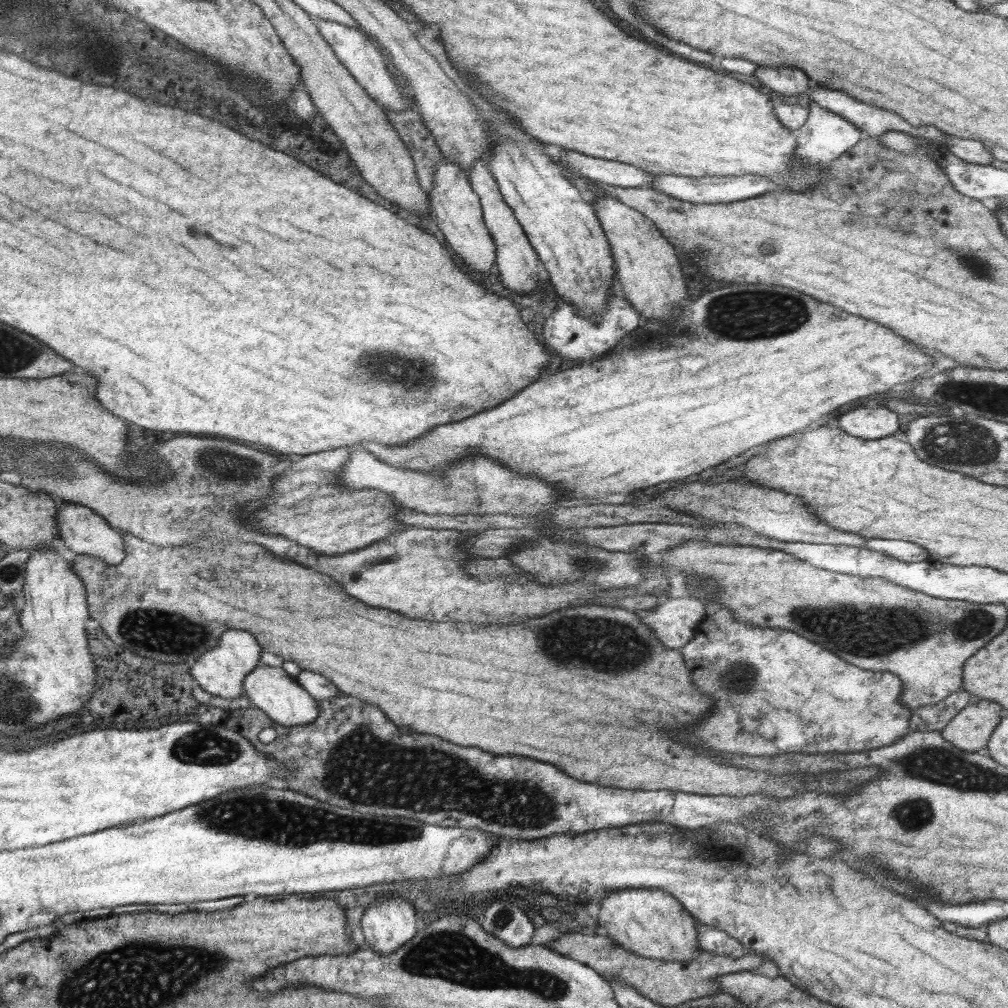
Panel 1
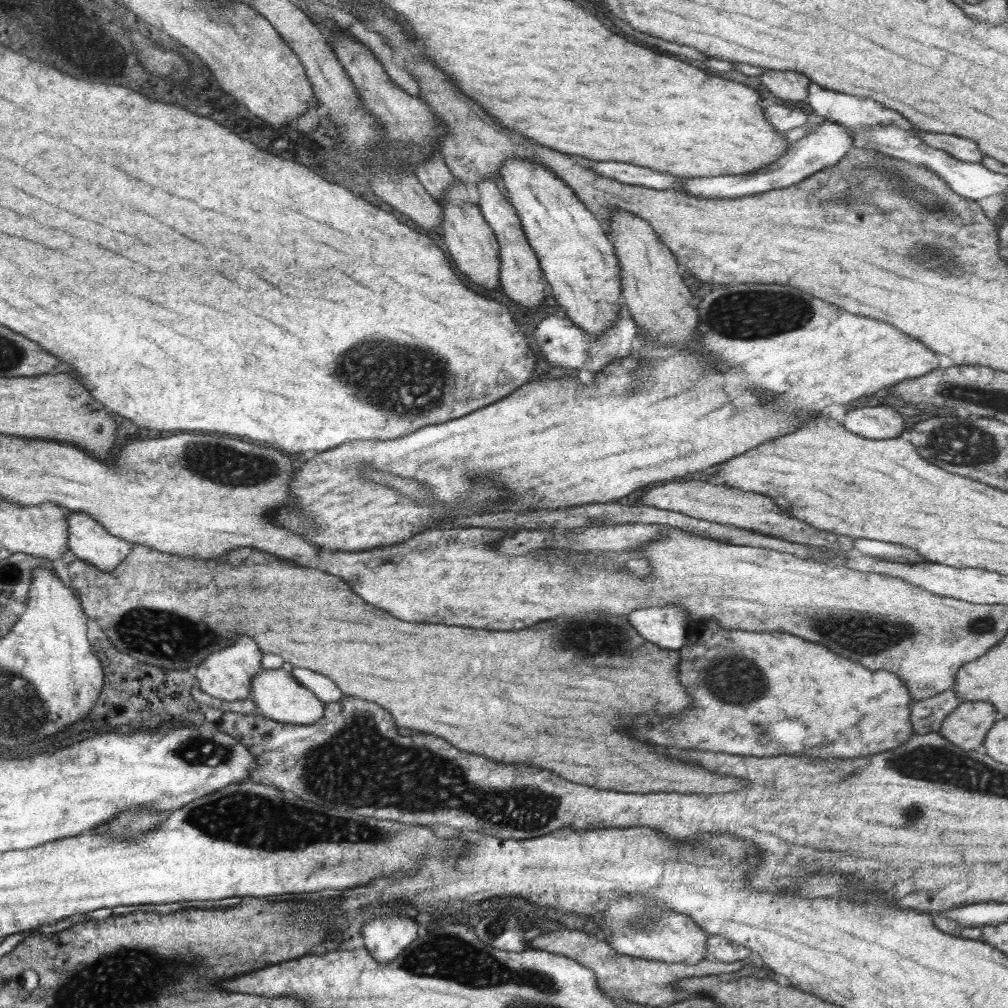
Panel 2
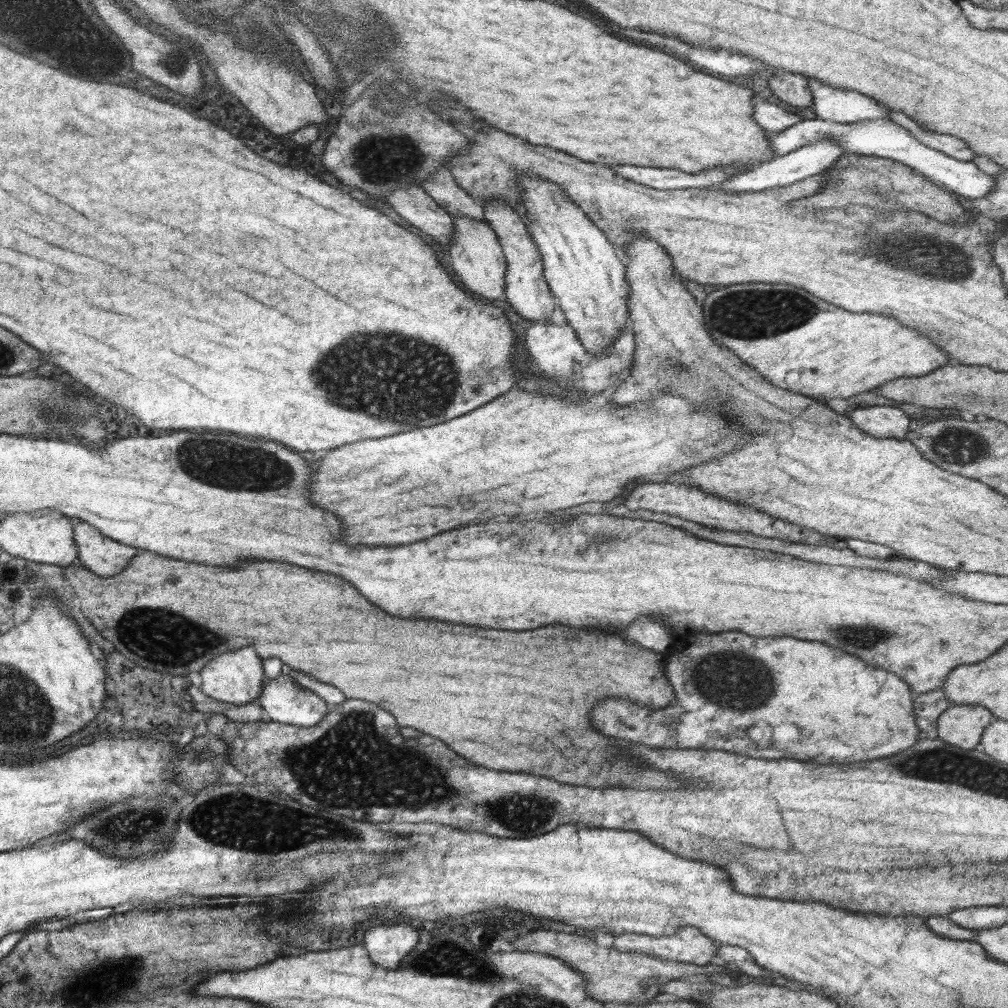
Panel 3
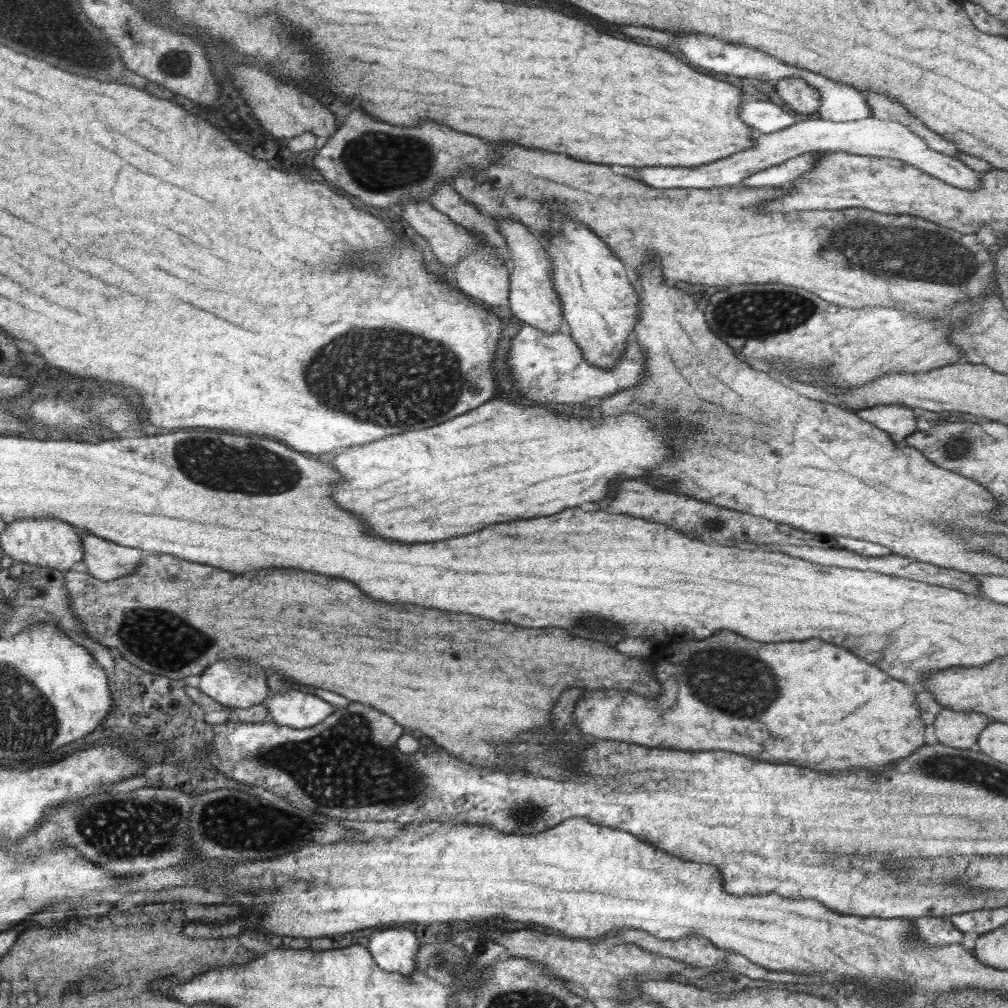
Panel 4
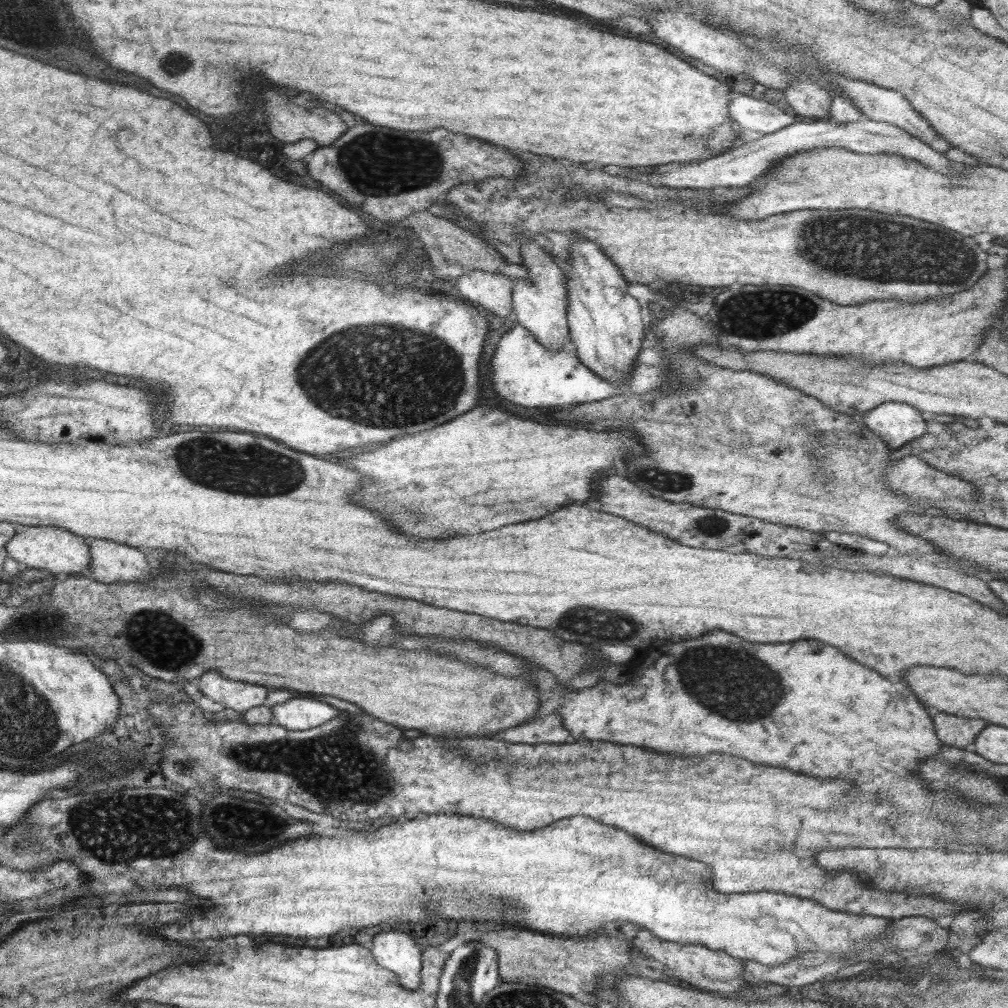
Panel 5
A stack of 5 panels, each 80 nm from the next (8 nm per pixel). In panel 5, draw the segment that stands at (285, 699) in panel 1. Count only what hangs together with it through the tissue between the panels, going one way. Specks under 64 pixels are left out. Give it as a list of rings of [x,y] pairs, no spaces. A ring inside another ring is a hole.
[[[293,698],[271,705],[275,724],[288,730],[310,730],[338,716],[339,710],[311,698]]]

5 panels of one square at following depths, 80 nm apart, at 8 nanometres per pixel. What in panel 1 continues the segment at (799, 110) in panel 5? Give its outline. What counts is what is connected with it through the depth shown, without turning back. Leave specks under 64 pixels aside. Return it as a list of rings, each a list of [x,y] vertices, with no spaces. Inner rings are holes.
[[[758,64],[754,76],[760,83],[784,95],[788,101],[793,96],[809,91],[810,80],[807,74],[794,66],[766,66]]]

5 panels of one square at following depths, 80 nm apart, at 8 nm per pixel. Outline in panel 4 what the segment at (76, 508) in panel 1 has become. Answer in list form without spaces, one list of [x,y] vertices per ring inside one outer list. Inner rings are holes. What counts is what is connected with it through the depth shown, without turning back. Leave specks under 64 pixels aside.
[[[87,530],[81,532],[84,557],[81,567],[90,575],[103,582],[132,575],[138,569],[142,556],[139,548],[122,546],[118,543],[98,538]]]

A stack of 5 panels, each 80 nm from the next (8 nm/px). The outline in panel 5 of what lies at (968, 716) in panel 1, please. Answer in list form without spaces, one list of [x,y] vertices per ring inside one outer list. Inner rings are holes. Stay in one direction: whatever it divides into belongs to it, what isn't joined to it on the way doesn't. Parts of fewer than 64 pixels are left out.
[[[936,712],[933,727],[944,746],[964,749],[974,742],[976,735],[990,723],[982,718],[964,718],[945,712]]]

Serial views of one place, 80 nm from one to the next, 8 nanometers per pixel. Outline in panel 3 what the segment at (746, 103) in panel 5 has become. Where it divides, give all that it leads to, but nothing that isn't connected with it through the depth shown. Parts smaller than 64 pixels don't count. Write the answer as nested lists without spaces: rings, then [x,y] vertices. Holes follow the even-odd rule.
[[[760,97],[754,103],[752,118],[769,133],[786,130],[803,119],[796,113],[786,112],[780,106],[769,104],[765,98]]]

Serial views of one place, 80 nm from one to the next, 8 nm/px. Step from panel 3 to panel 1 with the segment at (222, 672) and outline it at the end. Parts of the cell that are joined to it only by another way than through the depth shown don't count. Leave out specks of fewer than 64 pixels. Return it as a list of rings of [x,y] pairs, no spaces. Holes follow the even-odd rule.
[[[230,629],[222,633],[218,644],[199,656],[191,665],[191,675],[202,690],[216,697],[236,699],[243,695],[244,678],[258,665],[262,664],[260,654],[263,648],[252,634],[245,630]]]

